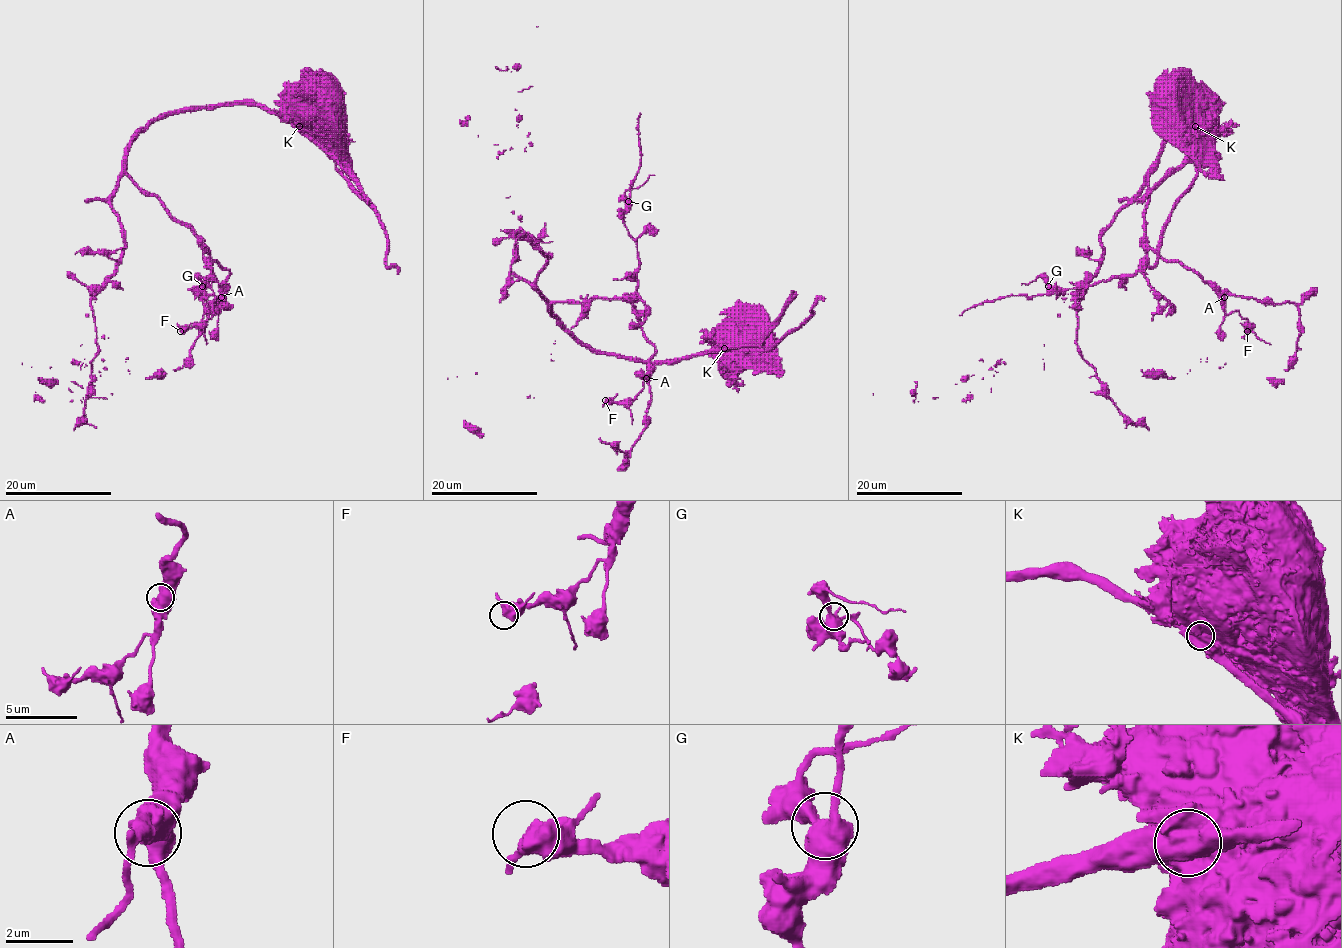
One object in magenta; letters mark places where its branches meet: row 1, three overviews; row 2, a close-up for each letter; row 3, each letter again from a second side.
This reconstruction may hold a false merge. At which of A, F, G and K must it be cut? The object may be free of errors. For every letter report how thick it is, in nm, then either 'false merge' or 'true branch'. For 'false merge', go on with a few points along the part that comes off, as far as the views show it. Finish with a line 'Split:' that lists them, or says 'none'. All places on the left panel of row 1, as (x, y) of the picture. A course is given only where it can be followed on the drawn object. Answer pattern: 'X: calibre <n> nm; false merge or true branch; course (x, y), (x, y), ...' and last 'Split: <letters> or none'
A: calibre 700 nm; true branch
F: calibre 550 nm; true branch
G: calibre 480 nm; true branch
K: calibre 1350 nm; false merge; course (299, 126), (214, 104), (129, 144), (80, 422), (31, 367), (58, 383)
Split: K

